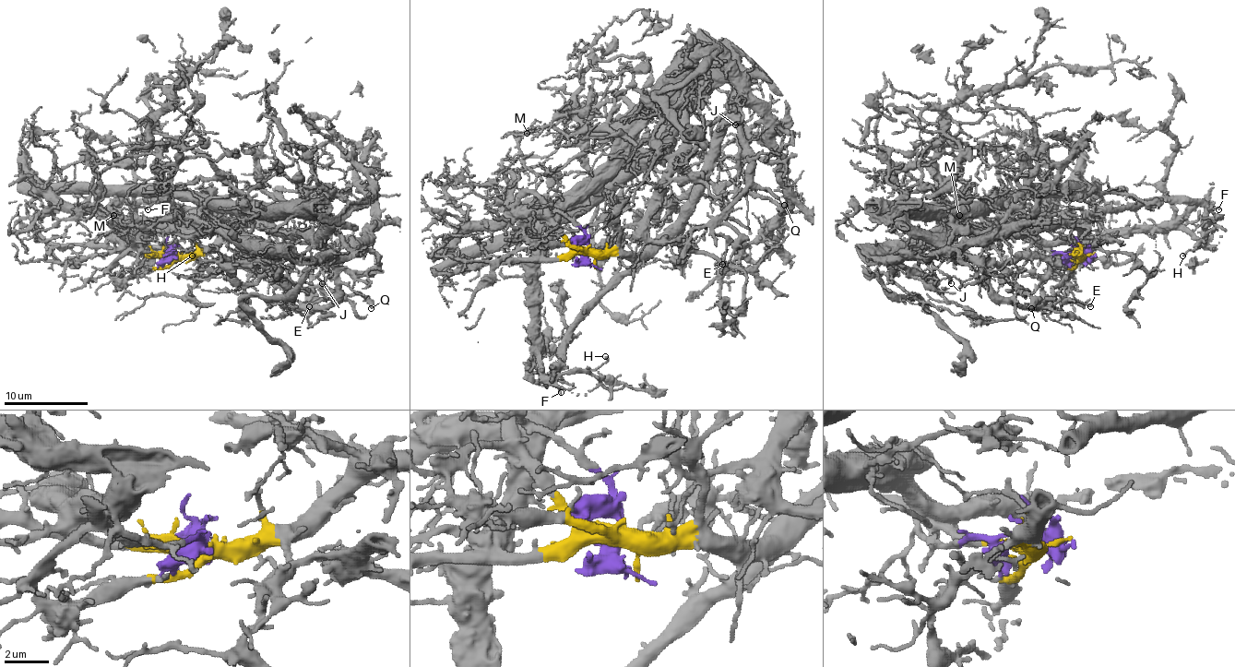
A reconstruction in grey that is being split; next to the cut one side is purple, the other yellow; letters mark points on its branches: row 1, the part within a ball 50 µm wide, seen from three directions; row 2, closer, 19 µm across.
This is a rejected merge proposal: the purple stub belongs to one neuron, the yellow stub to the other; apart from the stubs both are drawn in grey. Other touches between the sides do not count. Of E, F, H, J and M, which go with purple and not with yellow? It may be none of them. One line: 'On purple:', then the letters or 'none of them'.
On purple: M

